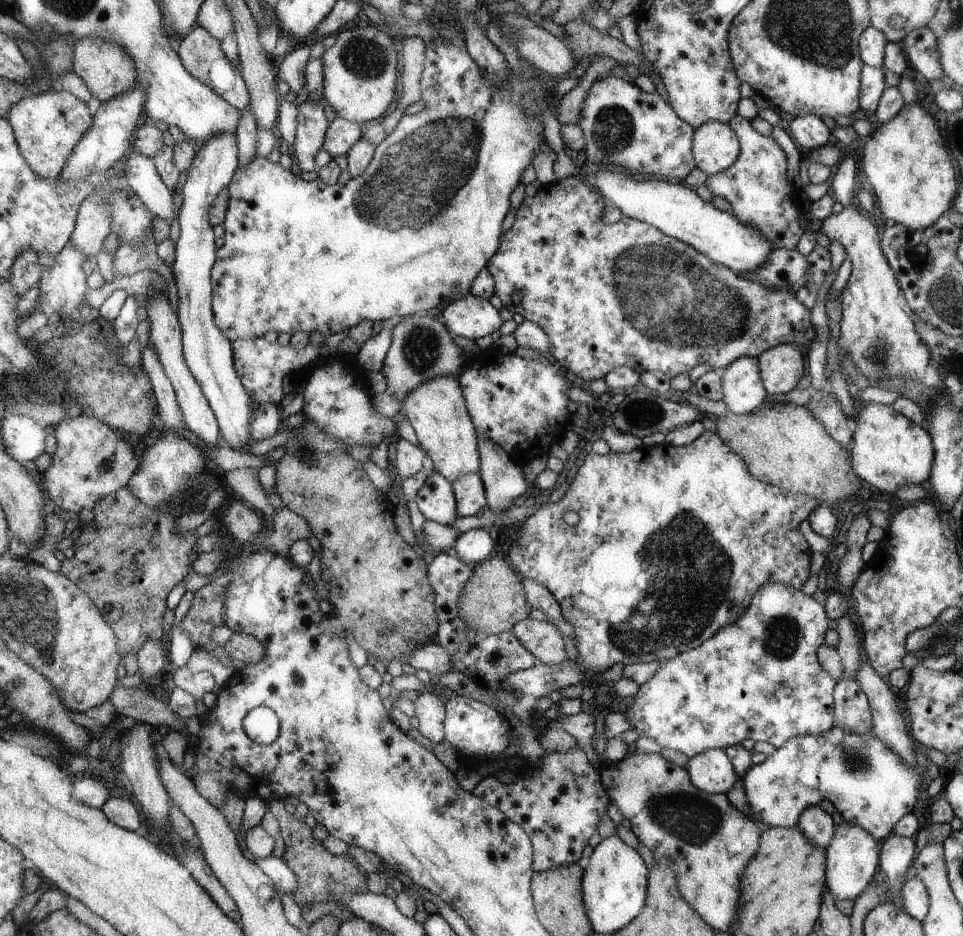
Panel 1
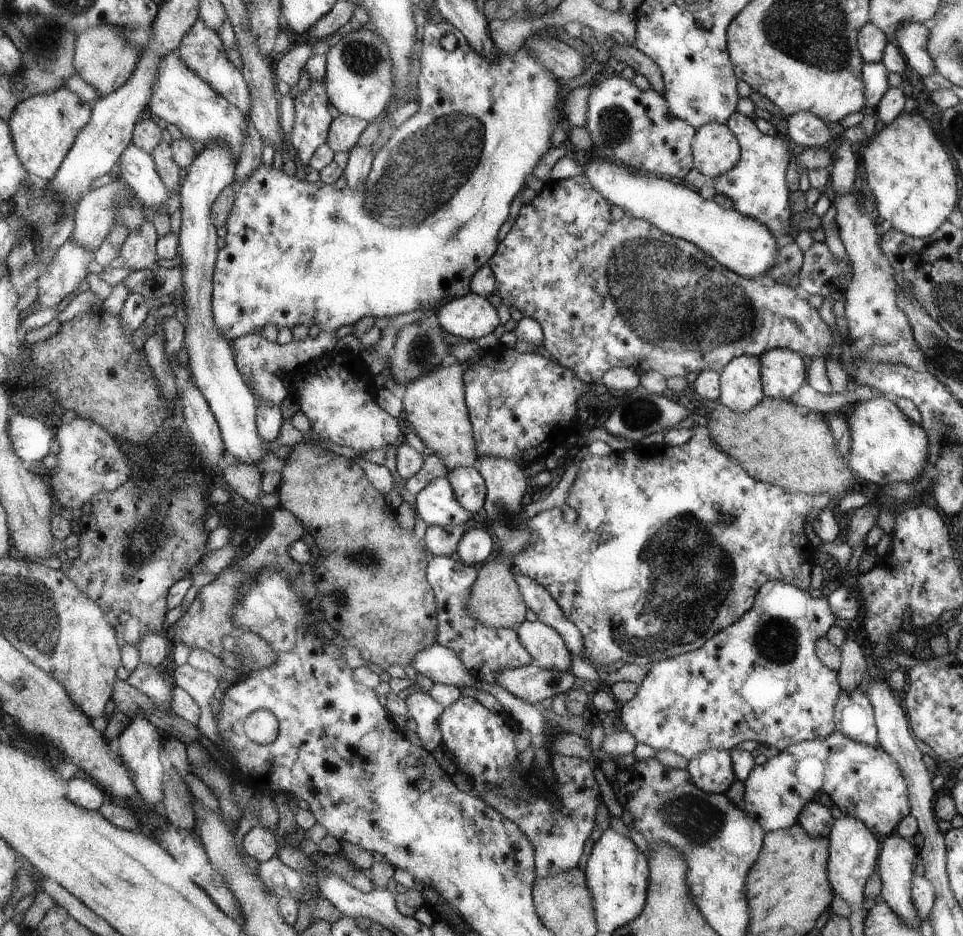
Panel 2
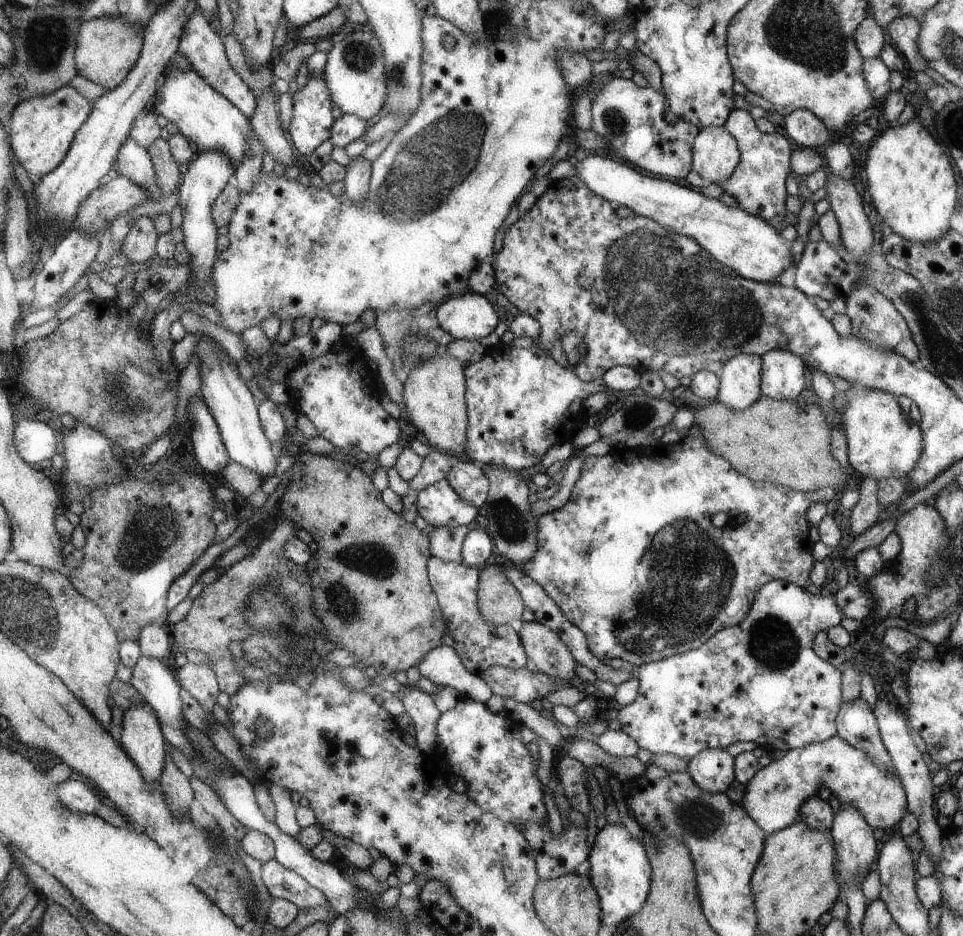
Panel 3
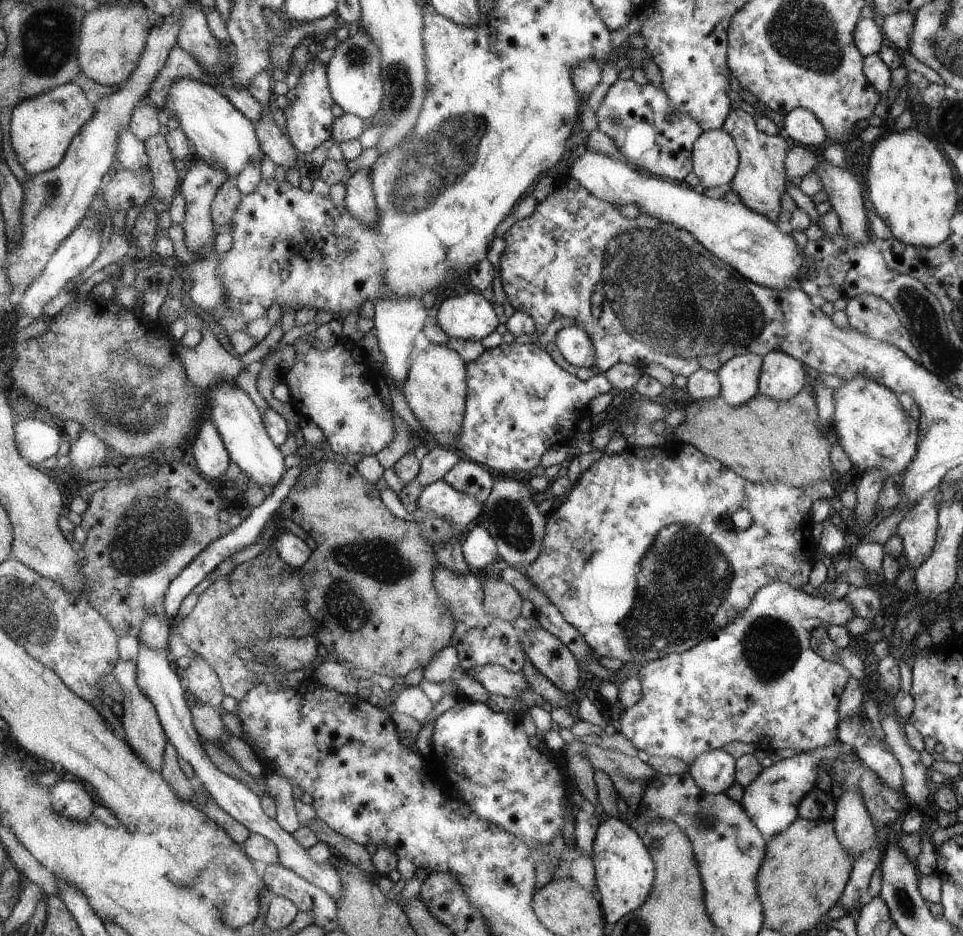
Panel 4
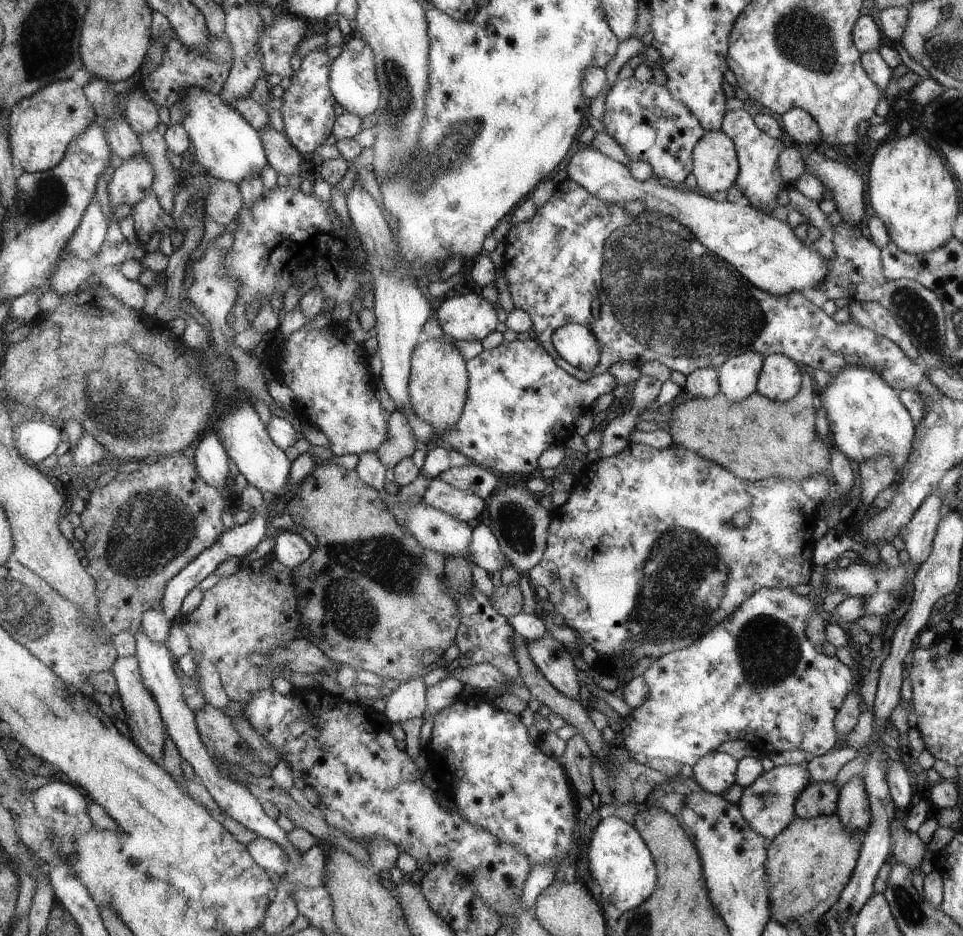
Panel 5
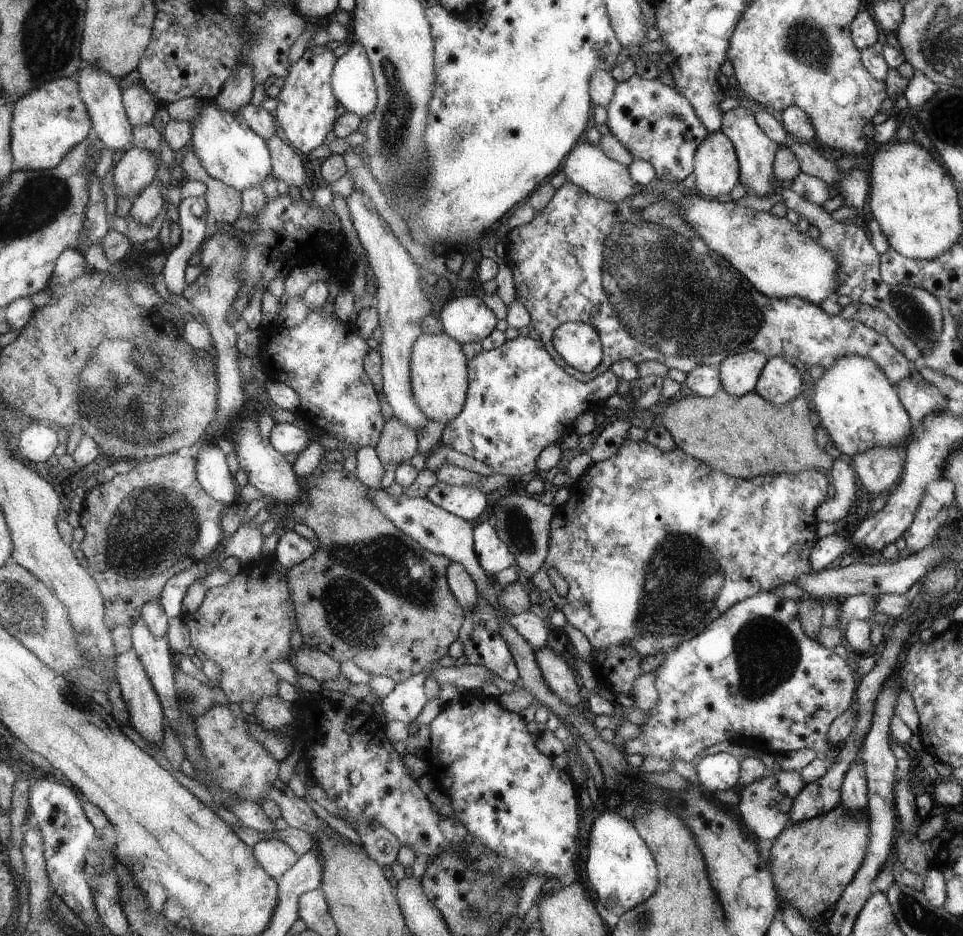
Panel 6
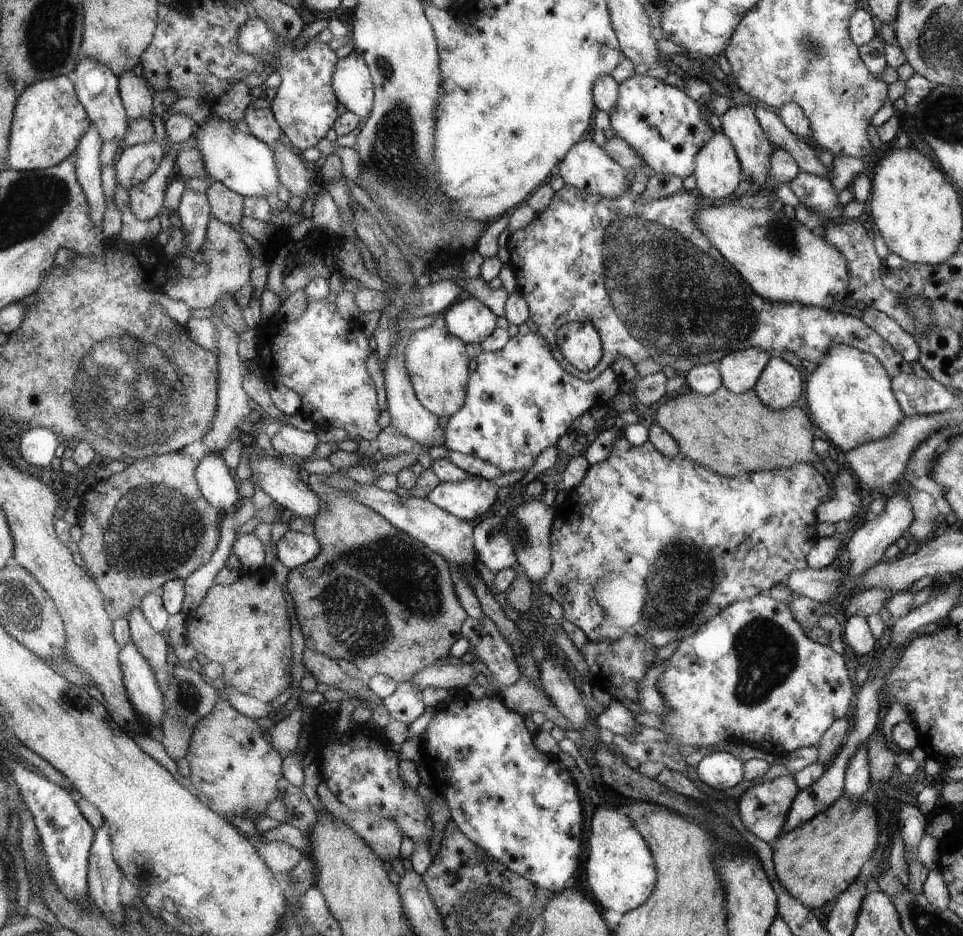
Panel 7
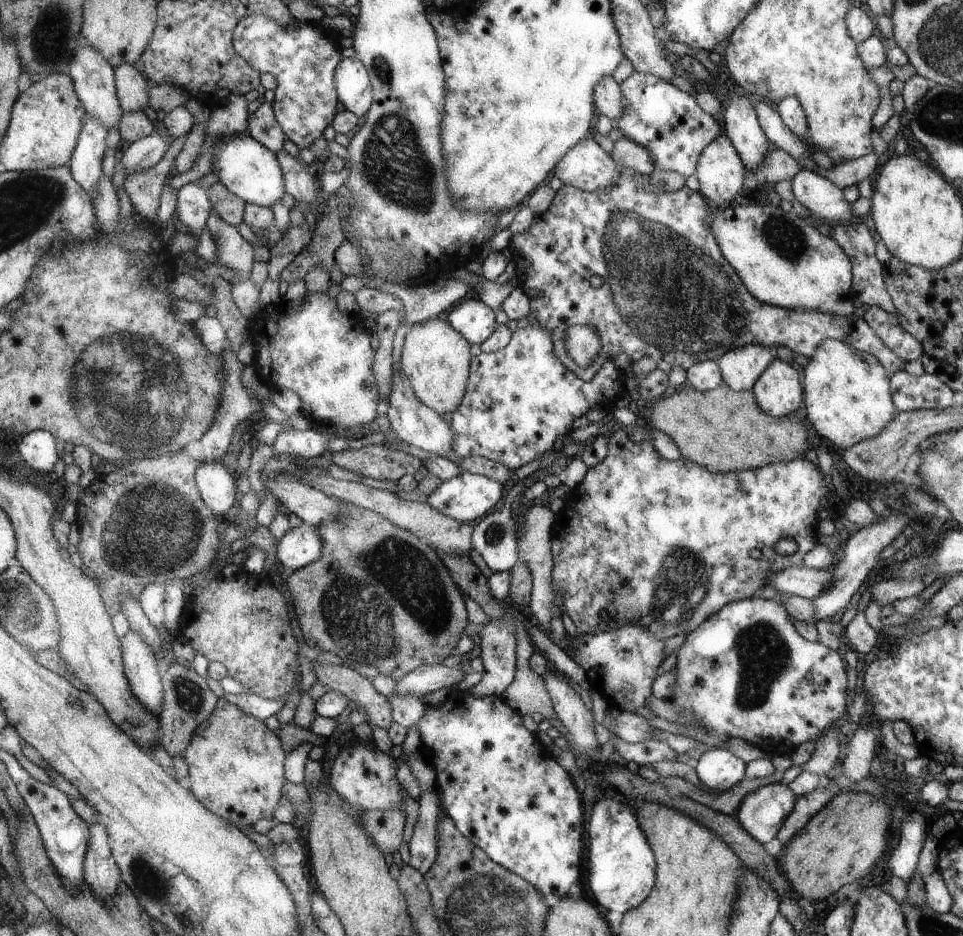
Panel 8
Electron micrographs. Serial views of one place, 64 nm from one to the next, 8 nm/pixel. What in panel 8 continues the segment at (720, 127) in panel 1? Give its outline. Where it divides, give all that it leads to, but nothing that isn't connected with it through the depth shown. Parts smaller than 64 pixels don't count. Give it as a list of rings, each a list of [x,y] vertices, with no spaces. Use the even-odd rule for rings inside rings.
[[[723,132],[701,154],[696,176],[700,194],[721,209],[726,204],[734,204],[738,194],[744,190],[745,163],[741,161],[733,141]]]

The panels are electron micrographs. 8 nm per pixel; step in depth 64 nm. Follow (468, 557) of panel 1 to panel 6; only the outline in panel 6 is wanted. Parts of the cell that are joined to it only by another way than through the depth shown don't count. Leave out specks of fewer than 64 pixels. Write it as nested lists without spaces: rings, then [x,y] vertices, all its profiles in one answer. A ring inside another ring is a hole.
[[[488,521],[478,524],[473,530],[474,548],[480,567],[488,574],[495,576],[502,570],[516,567],[509,546],[501,540],[495,526]]]

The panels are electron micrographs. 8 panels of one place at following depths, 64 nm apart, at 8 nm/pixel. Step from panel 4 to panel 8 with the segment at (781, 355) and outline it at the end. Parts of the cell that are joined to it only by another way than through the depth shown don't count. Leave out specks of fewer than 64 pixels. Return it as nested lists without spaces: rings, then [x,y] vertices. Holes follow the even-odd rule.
[[[776,359],[761,374],[752,390],[762,411],[778,418],[796,413],[798,404],[802,404],[802,386],[798,386],[796,368]]]

